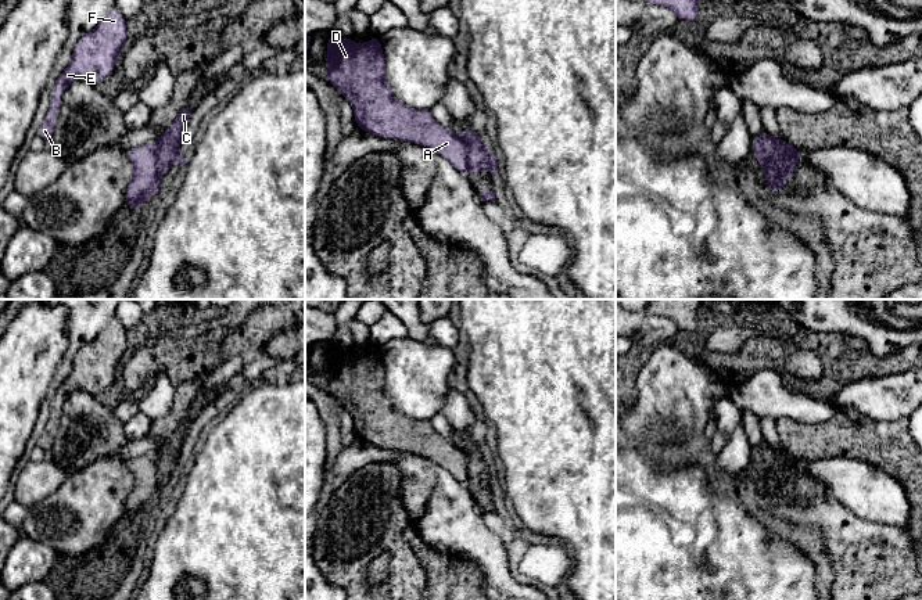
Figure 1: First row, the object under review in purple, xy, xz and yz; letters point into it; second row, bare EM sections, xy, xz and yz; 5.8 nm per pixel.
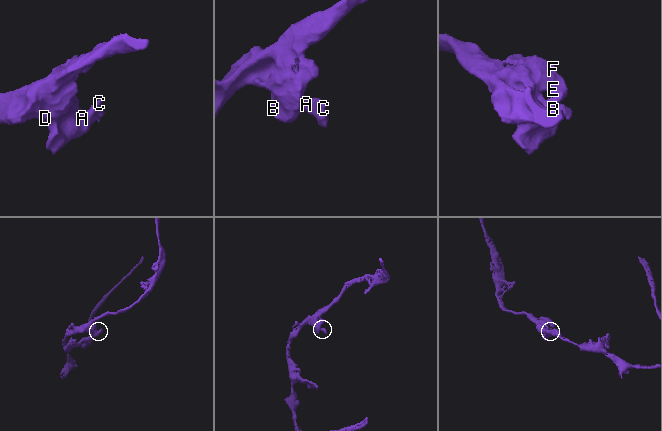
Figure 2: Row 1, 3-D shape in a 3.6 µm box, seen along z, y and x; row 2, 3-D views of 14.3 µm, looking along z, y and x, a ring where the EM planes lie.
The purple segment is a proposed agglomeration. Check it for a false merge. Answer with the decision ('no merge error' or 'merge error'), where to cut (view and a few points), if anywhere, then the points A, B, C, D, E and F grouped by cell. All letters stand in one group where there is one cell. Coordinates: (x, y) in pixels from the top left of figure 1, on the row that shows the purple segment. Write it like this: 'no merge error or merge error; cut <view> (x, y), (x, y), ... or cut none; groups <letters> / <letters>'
merge error; cut yz (800, 151), (789, 151), (784, 157), (770, 160), (763, 166); groups A B D E F / C

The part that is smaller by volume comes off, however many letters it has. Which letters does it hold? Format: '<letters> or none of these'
C

